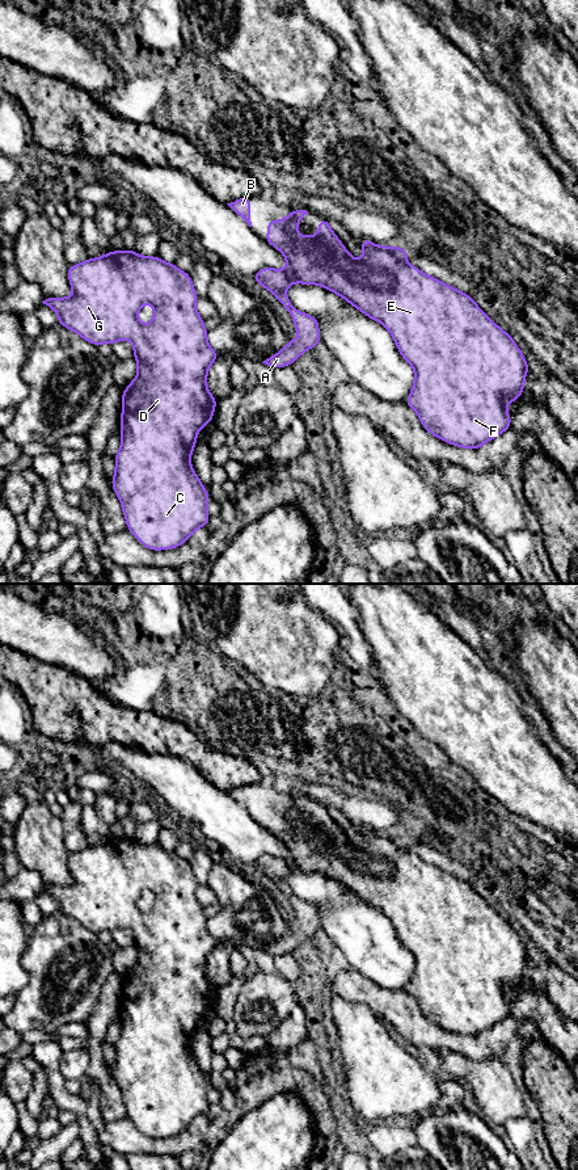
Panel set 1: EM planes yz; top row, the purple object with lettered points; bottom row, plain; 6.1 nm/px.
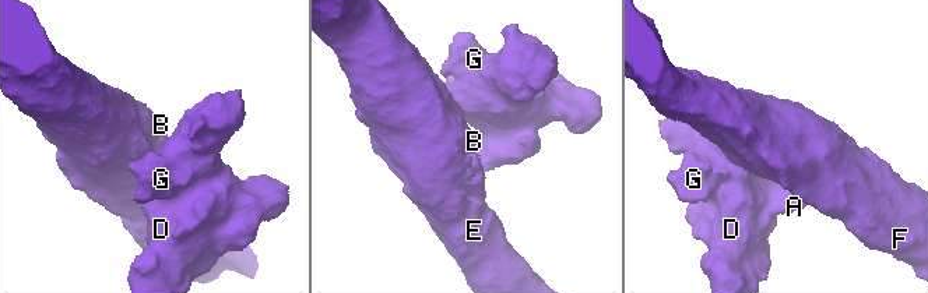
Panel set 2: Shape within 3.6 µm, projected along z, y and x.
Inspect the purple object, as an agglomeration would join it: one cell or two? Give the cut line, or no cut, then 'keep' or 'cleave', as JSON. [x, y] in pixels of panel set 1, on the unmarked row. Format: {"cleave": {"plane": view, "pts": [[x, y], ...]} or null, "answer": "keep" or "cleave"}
{"cleave": null, "answer": "keep"}

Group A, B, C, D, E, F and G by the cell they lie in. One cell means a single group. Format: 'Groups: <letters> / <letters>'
Groups: A B C D E F G

